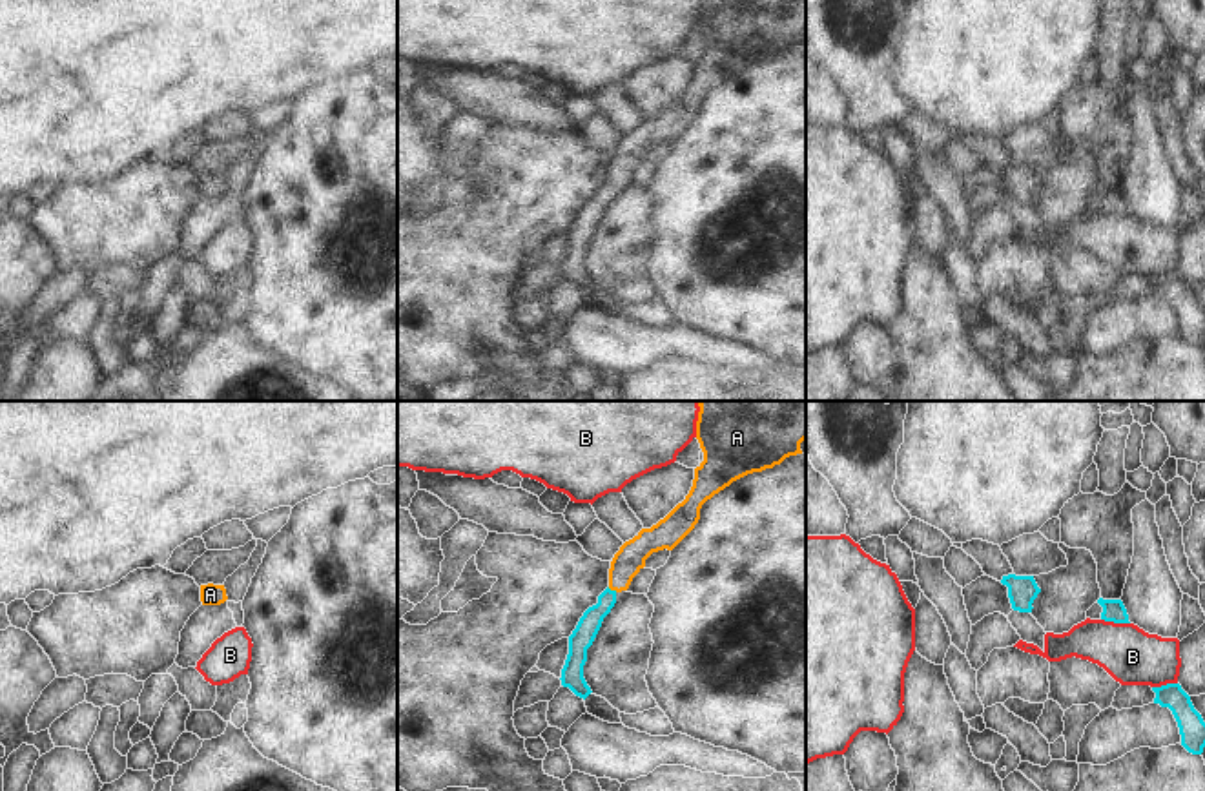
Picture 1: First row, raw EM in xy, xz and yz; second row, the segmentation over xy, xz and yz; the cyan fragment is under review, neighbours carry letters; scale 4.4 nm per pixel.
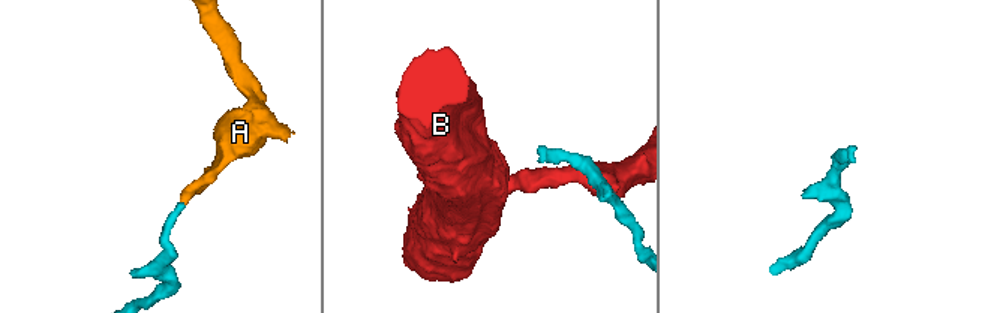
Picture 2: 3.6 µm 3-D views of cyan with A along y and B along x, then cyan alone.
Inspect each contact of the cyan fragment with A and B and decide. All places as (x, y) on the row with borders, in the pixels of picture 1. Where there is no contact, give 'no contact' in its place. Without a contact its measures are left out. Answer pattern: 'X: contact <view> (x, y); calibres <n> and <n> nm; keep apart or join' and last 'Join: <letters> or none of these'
A: contact xz (613, 591); calibres 100 and 130 nm; join
B: contact yz (1116, 622); calibres 100 and 260 nm; keep apart
Join: A

